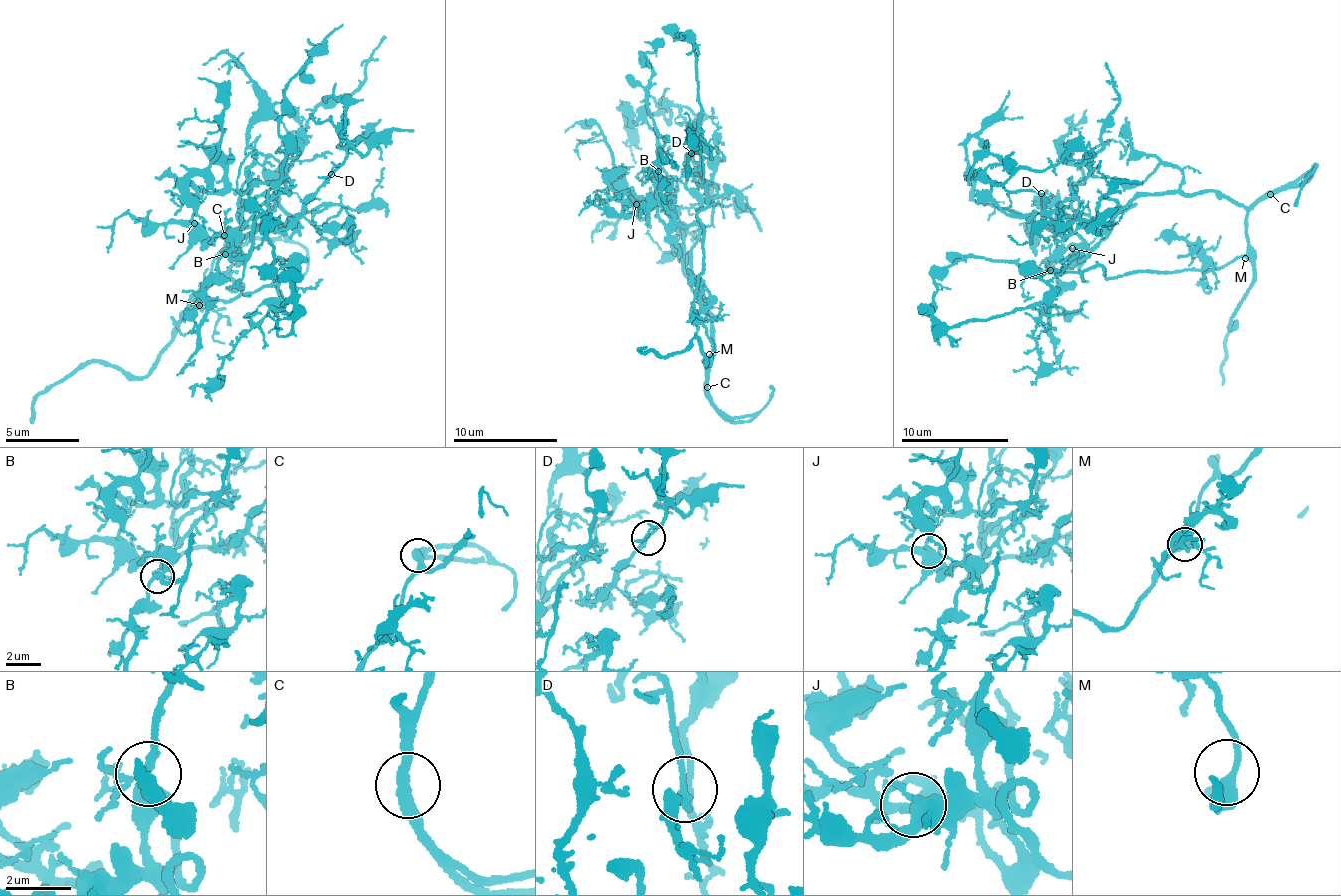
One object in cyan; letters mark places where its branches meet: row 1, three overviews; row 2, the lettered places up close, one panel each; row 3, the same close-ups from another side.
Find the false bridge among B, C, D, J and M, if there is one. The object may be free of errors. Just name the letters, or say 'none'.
none

